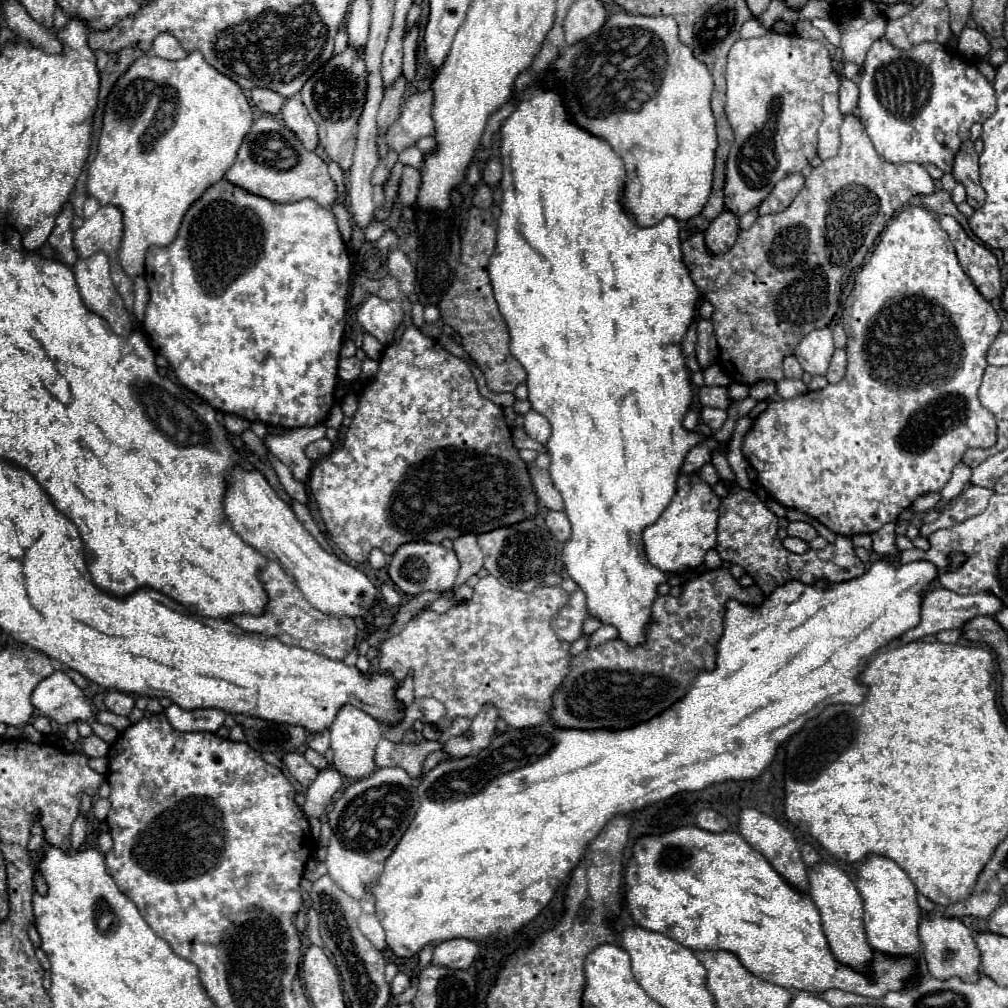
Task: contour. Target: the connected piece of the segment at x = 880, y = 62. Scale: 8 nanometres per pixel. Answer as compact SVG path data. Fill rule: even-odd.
M886 38L876 40L866 56L864 74L860 76L858 116L876 148L876 152L892 164L916 162L934 164L942 172L952 170L952 162L960 144L970 138L970 128L976 122L986 122L996 112L996 92L980 74L972 60L960 58L954 50L938 42L922 42L910 50L894 48Z

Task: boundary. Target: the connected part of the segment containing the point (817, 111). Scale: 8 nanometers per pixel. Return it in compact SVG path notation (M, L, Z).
M768 30L760 38L736 40L728 54L726 72L726 116L734 130L734 144L726 162L724 202L726 210L742 216L756 208L774 188L774 184L790 174L802 172L816 156L816 132L822 122L822 96L838 92L840 74L832 70L828 50L816 42L796 34L780 34Z

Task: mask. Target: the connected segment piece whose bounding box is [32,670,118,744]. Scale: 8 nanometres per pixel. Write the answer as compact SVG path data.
M62 670L44 678L34 688L32 704L42 716L46 716L58 724L70 724L70 722L78 722L78 720L88 722L93 733L106 740L108 744L112 744L118 736L118 732L112 726L106 726L96 721L86 696Z

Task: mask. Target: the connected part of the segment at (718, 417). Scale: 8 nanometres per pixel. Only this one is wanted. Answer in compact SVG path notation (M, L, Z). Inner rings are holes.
M702 408L700 416L712 430L718 430L724 424L724 420L728 418L726 410L720 410L720 408Z

